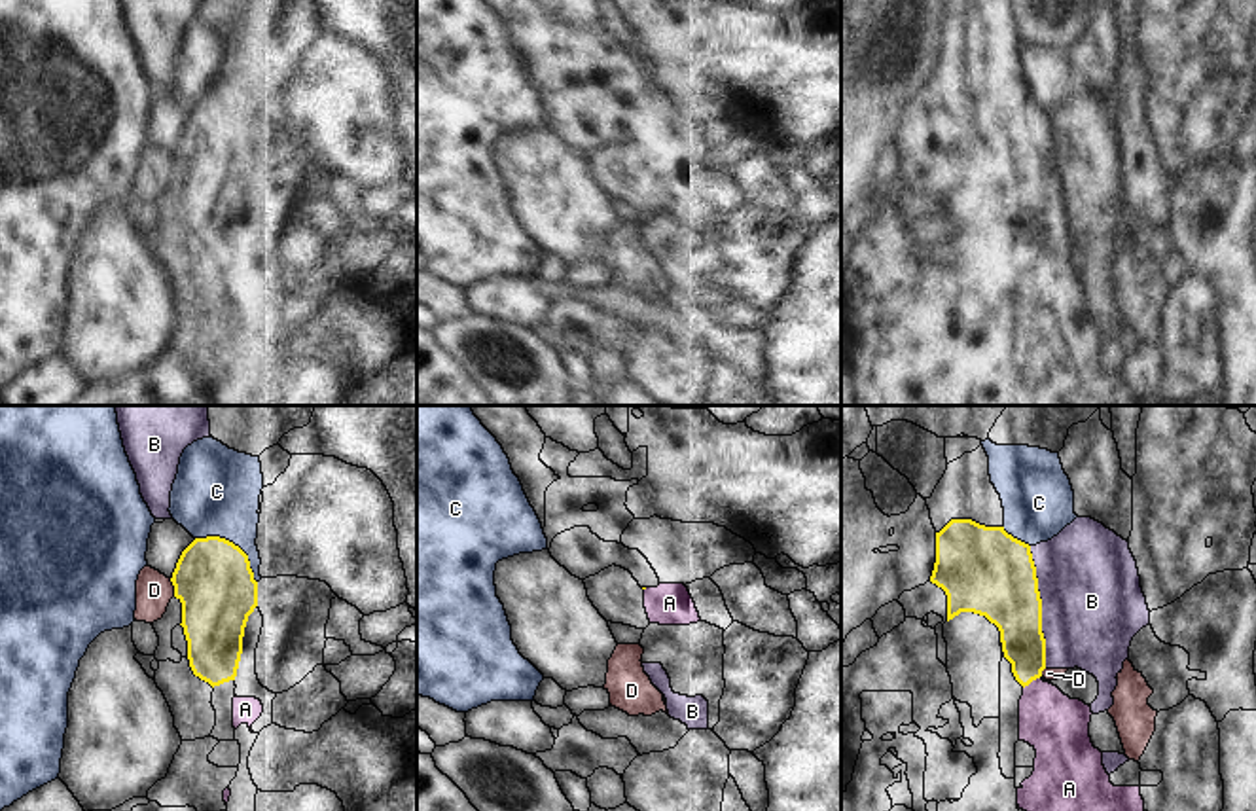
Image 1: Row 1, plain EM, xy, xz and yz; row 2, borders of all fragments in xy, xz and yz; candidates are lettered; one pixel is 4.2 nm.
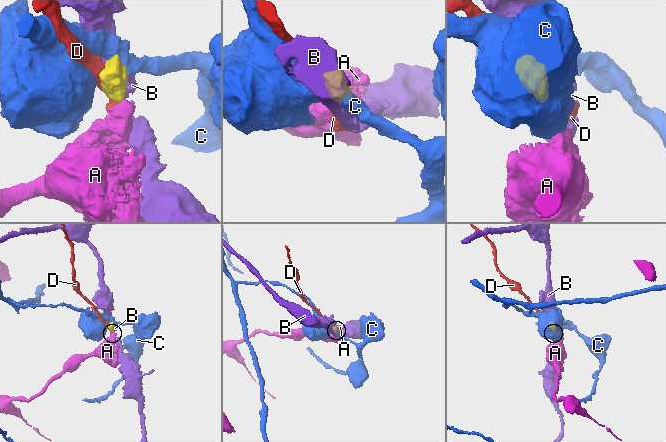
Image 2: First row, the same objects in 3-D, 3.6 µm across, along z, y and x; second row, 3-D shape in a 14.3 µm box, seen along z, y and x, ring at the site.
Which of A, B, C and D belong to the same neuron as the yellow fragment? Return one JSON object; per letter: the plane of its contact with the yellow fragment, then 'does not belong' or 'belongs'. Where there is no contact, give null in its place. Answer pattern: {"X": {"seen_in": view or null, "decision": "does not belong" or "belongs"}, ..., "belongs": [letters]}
{"A": {"seen_in": "yz", "decision": "belongs"}, "B": {"seen_in": "yz", "decision": "does not belong"}, "C": {"seen_in": "xy", "decision": "does not belong"}, "D": {"seen_in": "xy", "decision": "does not belong"}, "belongs": ["A"]}

